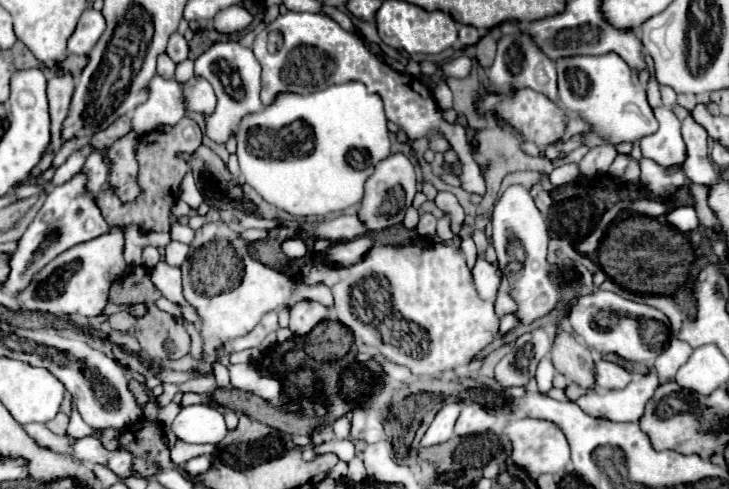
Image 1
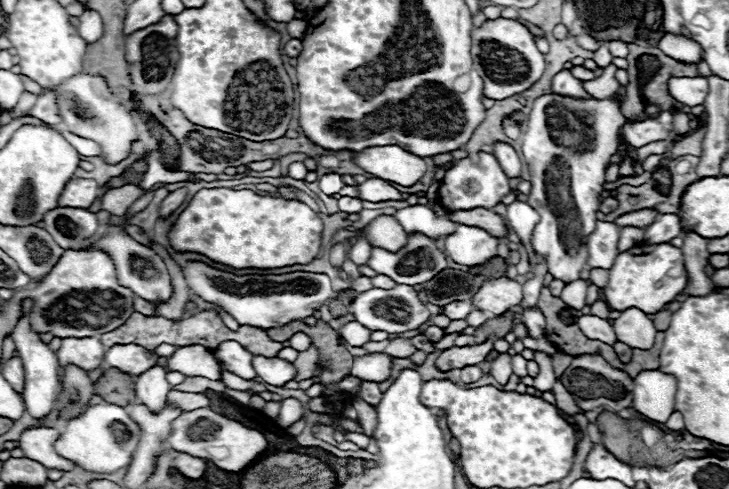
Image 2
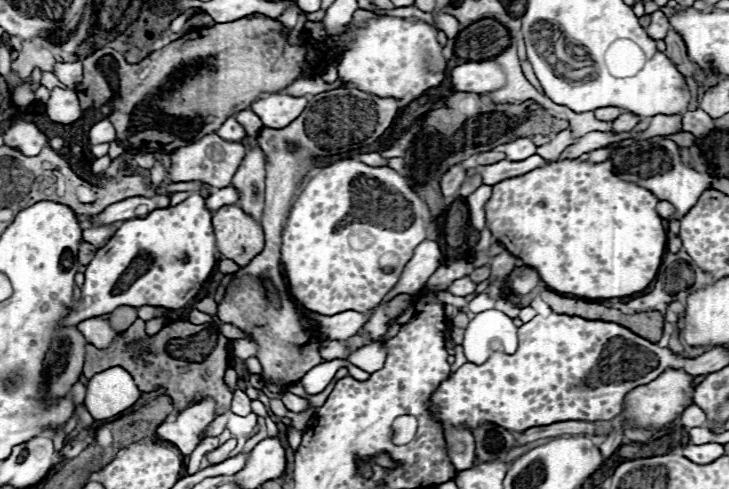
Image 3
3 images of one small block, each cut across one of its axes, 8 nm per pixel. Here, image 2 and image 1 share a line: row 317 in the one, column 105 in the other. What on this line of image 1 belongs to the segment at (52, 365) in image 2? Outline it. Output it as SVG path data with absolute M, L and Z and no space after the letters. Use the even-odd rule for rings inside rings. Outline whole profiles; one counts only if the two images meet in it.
M86 8L76 24L76 30L68 38L68 52L78 54L78 56L88 54L98 42L98 38L102 36L104 28L106 28L106 22L102 14L94 8Z

